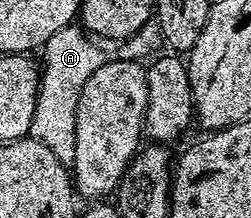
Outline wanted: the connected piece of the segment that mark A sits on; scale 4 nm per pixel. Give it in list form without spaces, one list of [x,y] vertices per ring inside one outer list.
[[[71,25],[60,29],[60,33],[52,33],[44,48],[46,56],[40,59],[38,96],[36,109],[32,113],[30,135],[48,145],[59,161],[67,165],[73,164],[76,157],[76,109],[82,86],[108,58],[108,52],[93,42],[97,43],[81,26]]]

